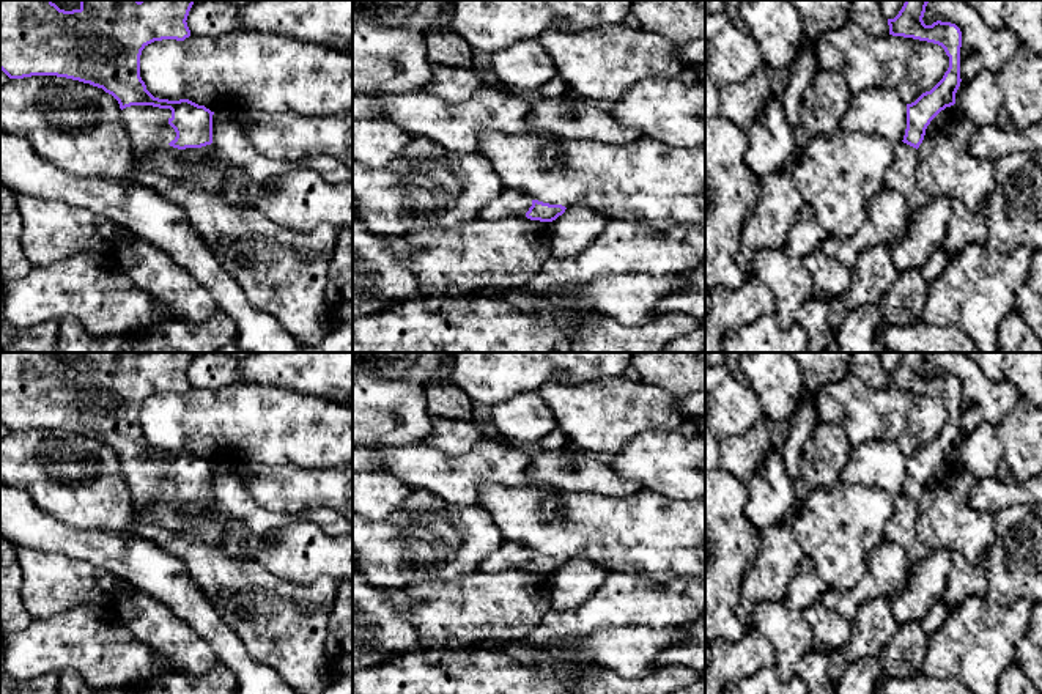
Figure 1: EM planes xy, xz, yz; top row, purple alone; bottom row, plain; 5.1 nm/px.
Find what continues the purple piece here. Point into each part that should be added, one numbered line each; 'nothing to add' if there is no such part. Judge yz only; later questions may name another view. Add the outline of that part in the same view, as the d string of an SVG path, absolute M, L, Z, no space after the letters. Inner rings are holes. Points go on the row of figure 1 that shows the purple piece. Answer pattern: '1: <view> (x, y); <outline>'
1: yz (901, 177); M899 142L894 145L894 162L885 173L885 186L900 192L908 206L908 216L927 206L932 197L916 184L918 150Z

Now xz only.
1: xz (510, 203); M504 189L501 195L483 209L480 217L526 217L526 212L530 206L532 198L526 192L516 189Z

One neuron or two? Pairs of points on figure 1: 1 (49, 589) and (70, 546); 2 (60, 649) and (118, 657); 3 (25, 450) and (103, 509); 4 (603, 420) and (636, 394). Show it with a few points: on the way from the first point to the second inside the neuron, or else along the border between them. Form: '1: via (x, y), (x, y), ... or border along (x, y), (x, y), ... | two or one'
1: border along (29, 546), (84, 559), (99, 567) | two
2: via (74, 649), (101, 649), (104, 652) | one
3: via (43, 472), (48, 483), (60, 490), (81, 493) | one
4: via (611, 413), (620, 409), (628, 402) | one

